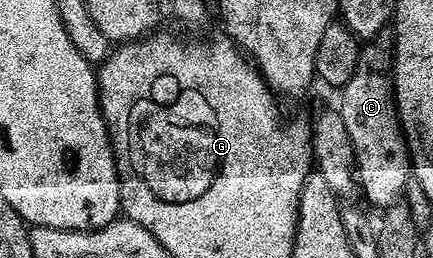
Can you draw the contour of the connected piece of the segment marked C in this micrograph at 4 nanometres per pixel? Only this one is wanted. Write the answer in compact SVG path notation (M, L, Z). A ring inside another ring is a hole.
M368 40L361 45L358 68L339 91L338 109L346 133L350 135L356 161L356 180L359 193L368 197L372 206L391 208L400 198L413 177L412 159L408 153L408 140L396 112L394 85L394 46L391 41Z

